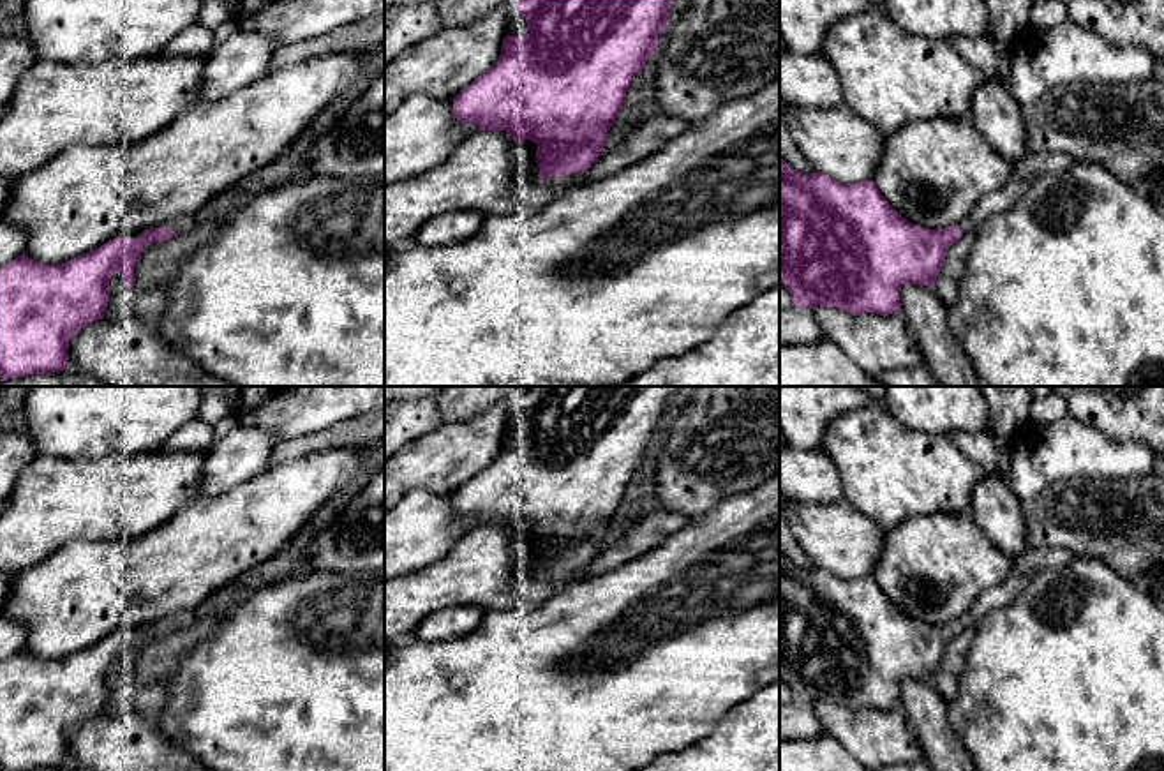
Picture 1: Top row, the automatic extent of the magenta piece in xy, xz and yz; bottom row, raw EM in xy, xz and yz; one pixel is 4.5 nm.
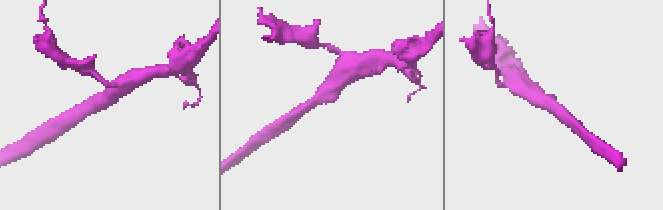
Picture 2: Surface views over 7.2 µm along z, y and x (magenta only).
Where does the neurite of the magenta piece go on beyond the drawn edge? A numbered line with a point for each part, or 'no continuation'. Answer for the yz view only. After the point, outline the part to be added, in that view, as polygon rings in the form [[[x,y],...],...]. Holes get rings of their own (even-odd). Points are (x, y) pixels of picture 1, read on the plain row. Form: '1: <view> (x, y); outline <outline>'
1: yz (1023, 568); outline [[[1058,547],[1028,549],[1012,561],[1009,577],[1004,584],[986,589],[974,605],[958,618],[963,630],[975,628],[991,610],[1007,607],[1030,582],[1046,568],[1060,568],[1076,556]]]

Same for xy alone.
1: xy (184, 620); outline [[[180,612],[176,616],[171,616],[171,618],[164,618],[164,619],[159,619],[155,623],[169,623],[173,625],[175,628],[189,628],[196,623],[199,614],[196,612]]]

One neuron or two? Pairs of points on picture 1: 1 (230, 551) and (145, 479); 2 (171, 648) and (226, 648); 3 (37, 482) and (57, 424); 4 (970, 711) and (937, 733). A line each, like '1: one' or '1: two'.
1: two
2: two
3: two
4: two

